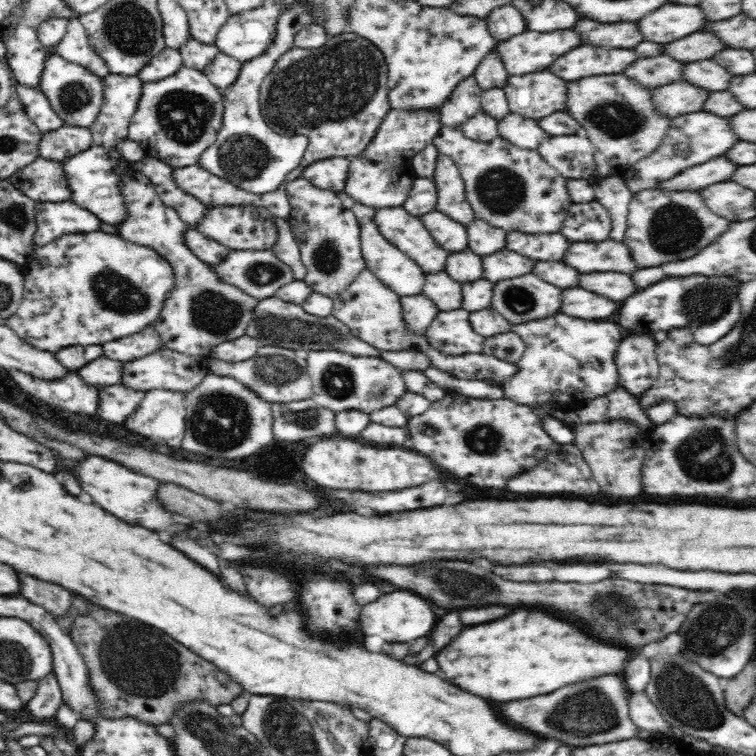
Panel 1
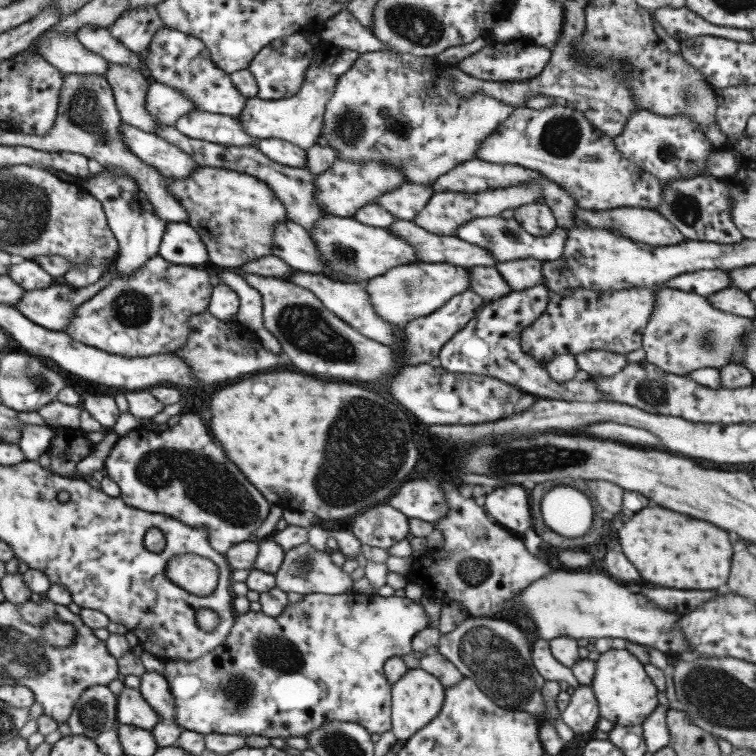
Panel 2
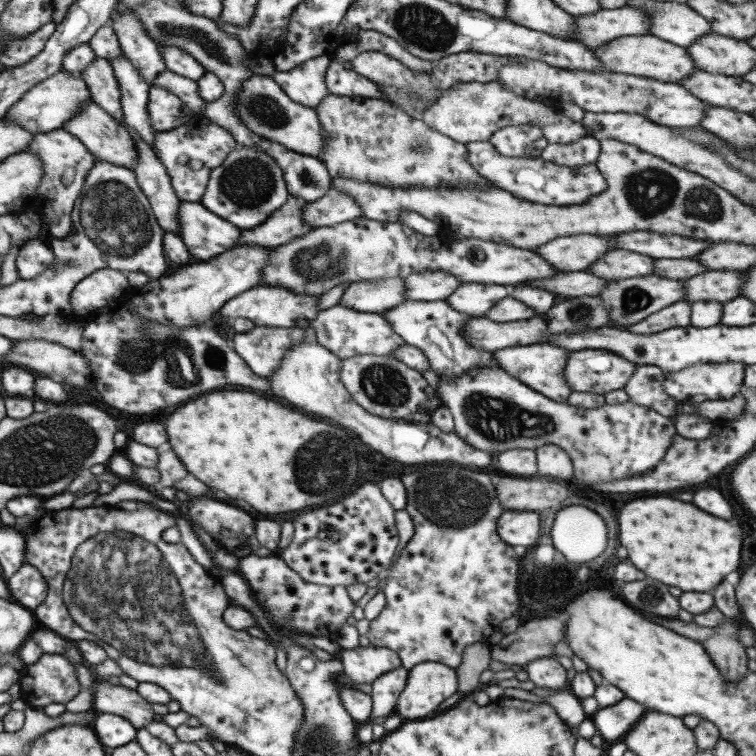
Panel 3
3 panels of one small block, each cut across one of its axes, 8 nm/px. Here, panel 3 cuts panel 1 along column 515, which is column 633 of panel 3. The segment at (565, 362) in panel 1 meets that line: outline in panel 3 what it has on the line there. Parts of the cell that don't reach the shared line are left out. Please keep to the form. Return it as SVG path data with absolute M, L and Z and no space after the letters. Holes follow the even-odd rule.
M678 301L640 322L626 326L626 330L636 334L654 334L669 328L690 326L691 304L688 301ZM650 364L634 366L634 374L623 388L629 400L667 417L676 414L679 401L664 392L663 370Z

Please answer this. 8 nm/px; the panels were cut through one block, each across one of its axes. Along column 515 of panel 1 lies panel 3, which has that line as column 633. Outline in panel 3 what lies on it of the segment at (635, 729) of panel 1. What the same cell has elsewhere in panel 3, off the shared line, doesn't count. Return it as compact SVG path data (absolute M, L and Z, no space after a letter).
M623 698L612 706L599 709L590 718L606 743L610 744L623 738L634 722L644 716L644 710L642 704Z

